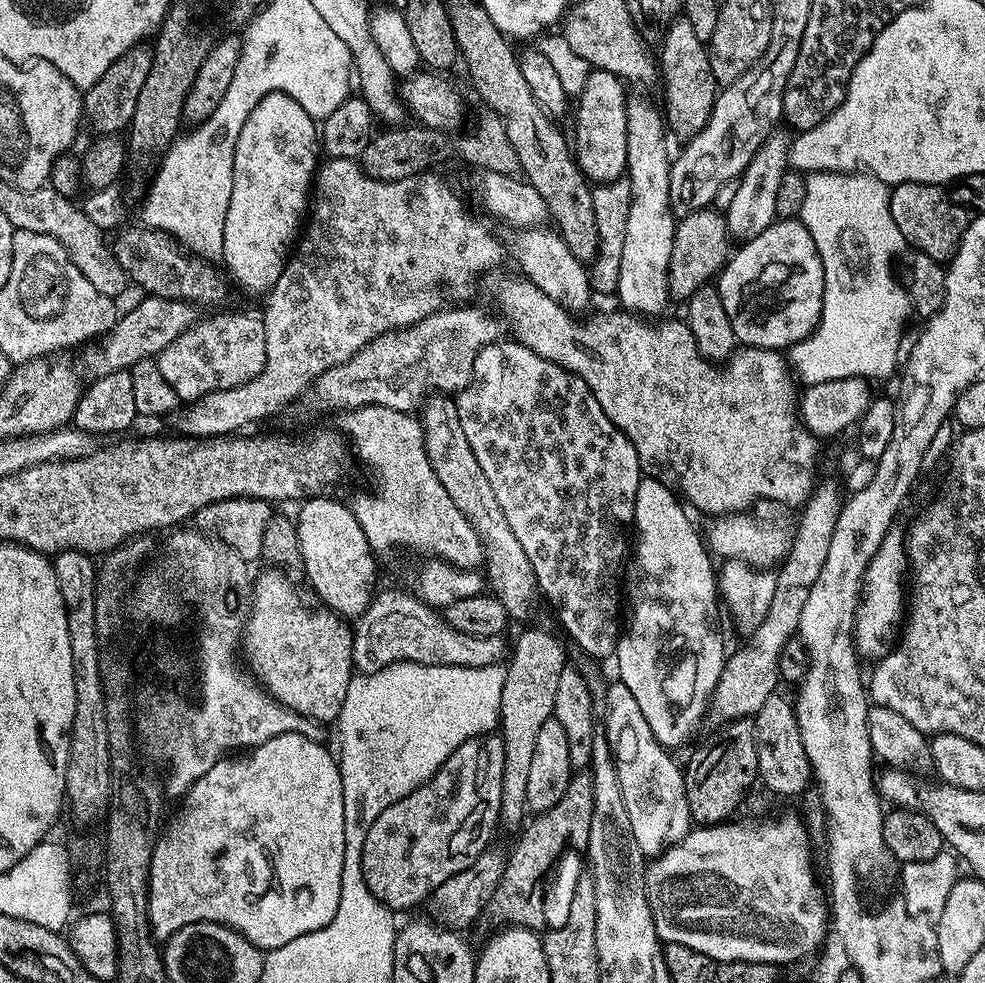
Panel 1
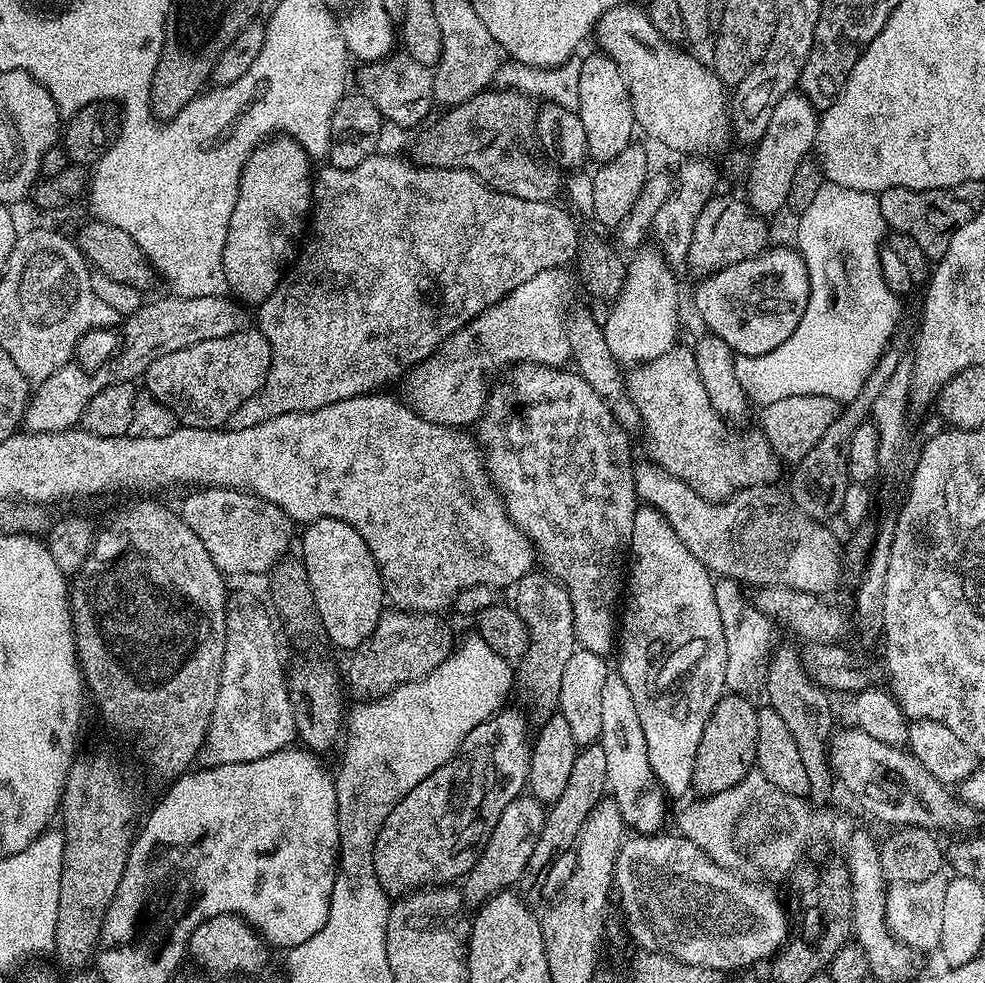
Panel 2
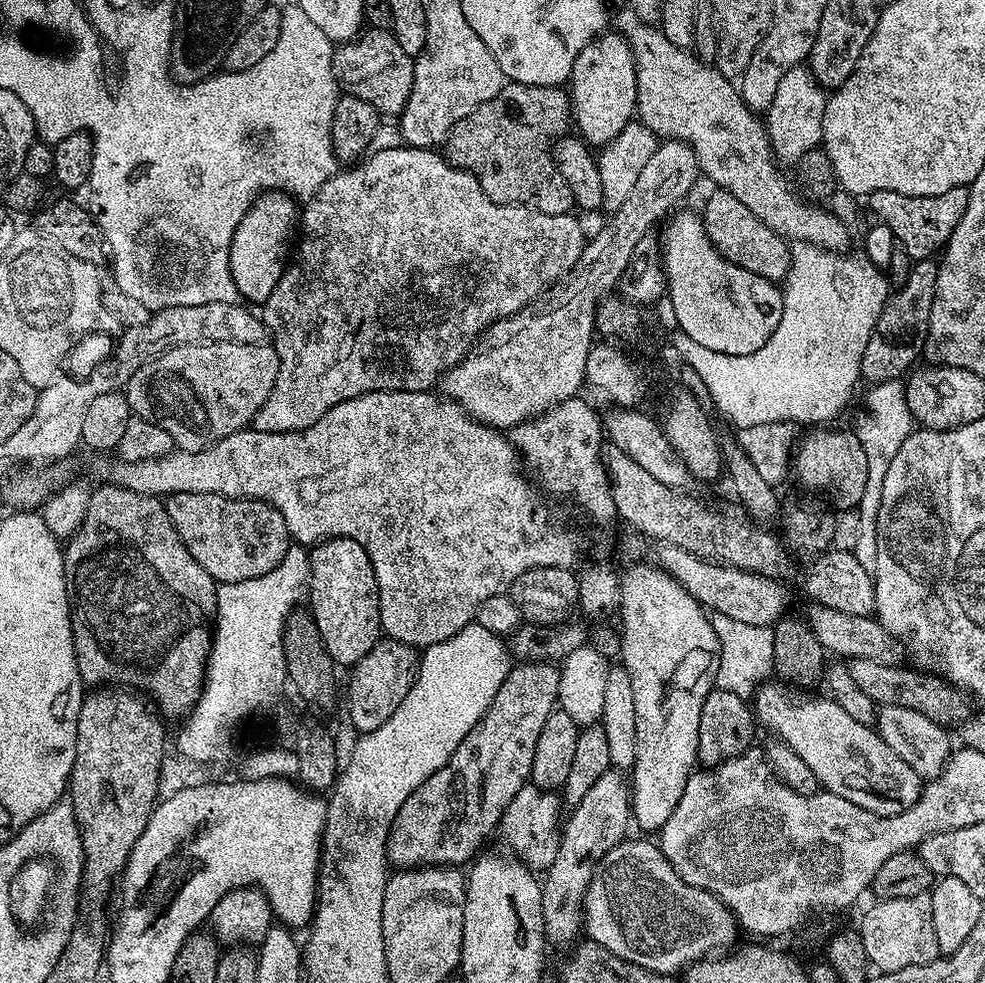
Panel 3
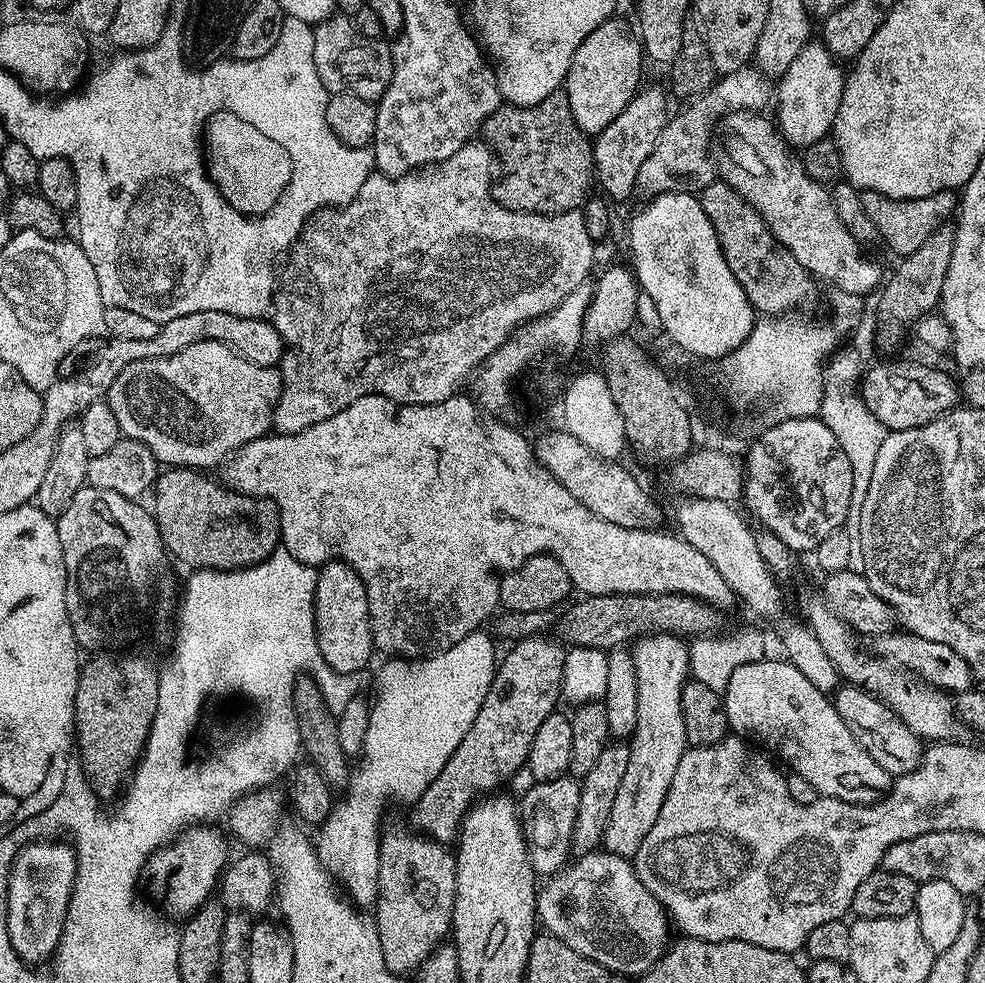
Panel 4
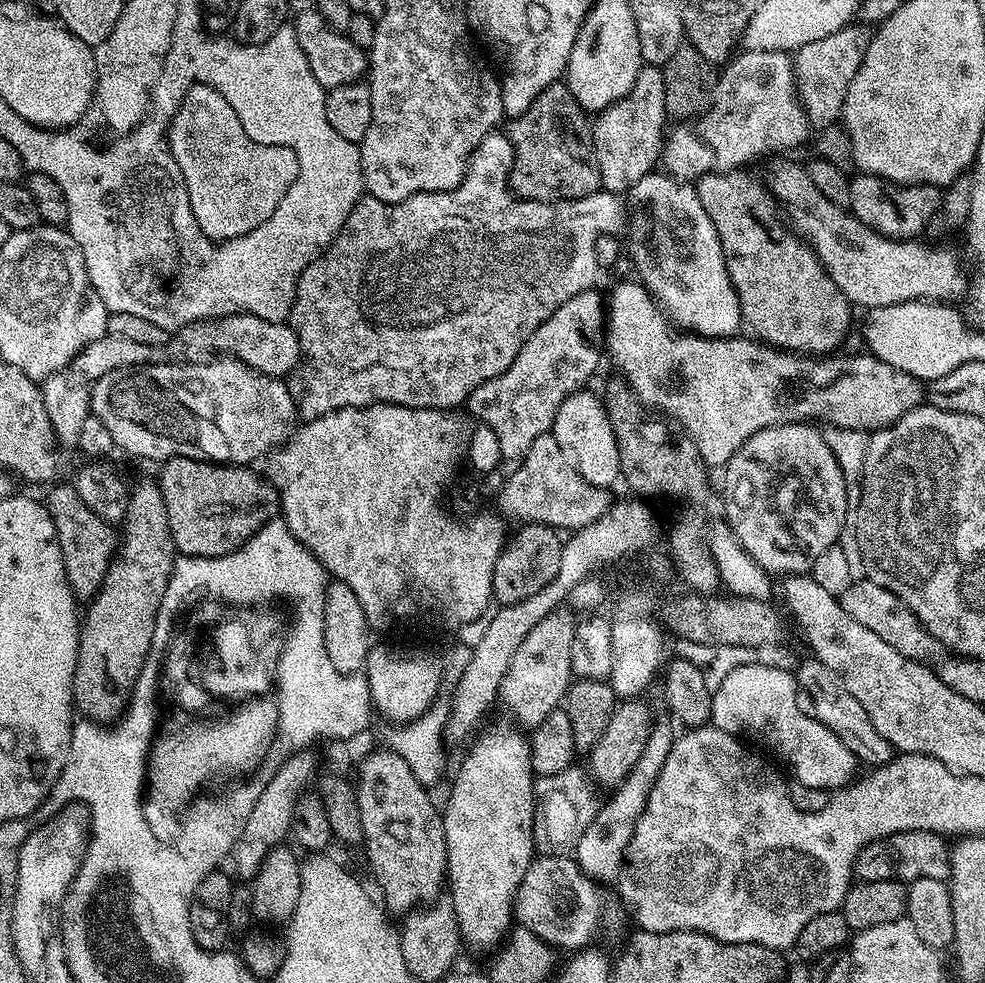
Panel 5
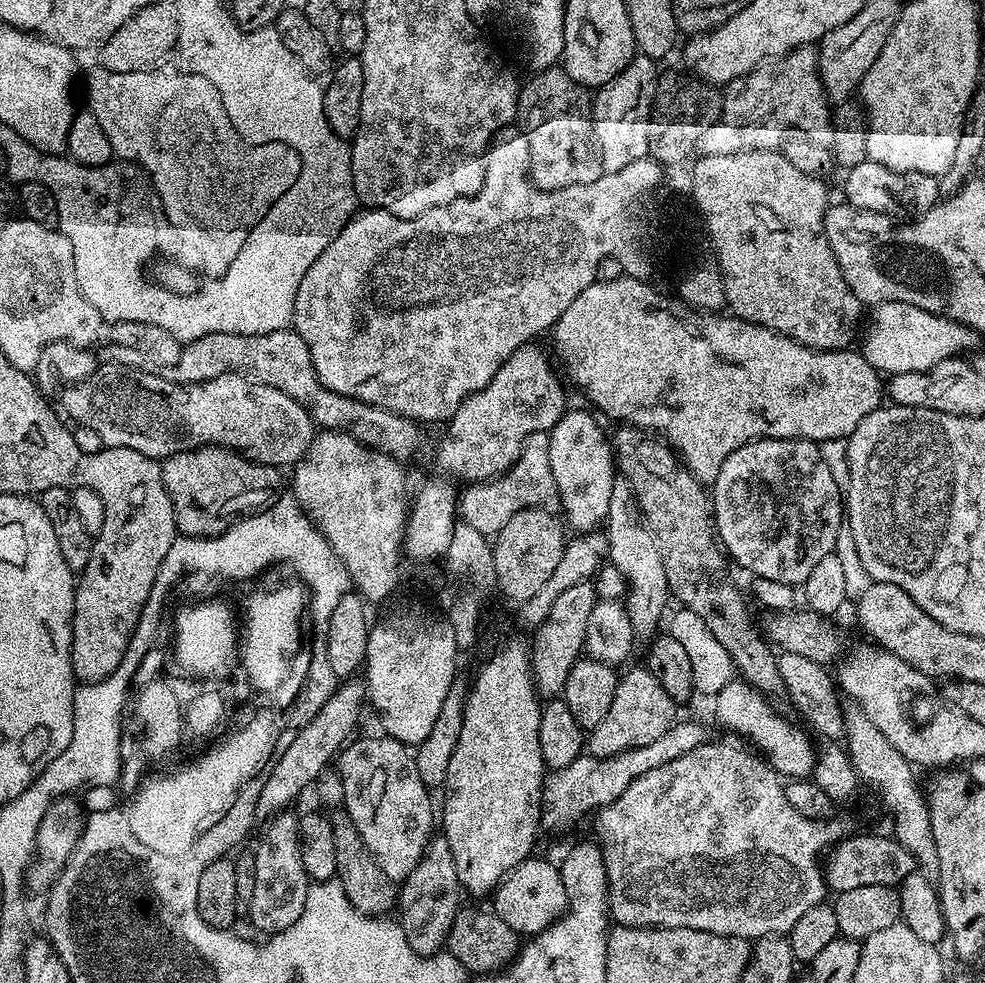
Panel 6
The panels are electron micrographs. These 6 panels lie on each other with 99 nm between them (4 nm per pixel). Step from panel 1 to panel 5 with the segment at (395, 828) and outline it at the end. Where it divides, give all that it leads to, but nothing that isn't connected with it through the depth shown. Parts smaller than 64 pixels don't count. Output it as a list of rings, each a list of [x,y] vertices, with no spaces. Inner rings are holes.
[[[558,607],[547,614],[515,650],[509,669],[502,678],[498,704],[499,707],[508,708],[509,714],[517,720],[513,721],[521,729],[531,730],[546,722],[548,715],[557,711],[567,697],[568,686],[574,679],[570,666],[570,646],[574,642],[577,623],[577,613],[571,607]]]

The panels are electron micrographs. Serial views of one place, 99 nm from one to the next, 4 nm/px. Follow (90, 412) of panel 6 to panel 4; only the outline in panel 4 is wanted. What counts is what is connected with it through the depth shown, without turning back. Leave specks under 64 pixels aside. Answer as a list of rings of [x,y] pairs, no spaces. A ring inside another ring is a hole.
[[[203,340],[202,342],[194,342],[194,346],[186,346],[186,350],[182,350],[178,354],[130,362],[120,371],[118,378],[114,378],[114,382],[108,387],[106,399],[110,410],[114,410],[114,418],[118,418],[118,426],[121,433],[129,440],[141,440],[156,455],[156,459],[161,465],[212,470],[208,468],[214,467],[213,469],[215,469],[217,465],[227,460],[237,448],[241,448],[246,442],[254,442],[254,438],[269,435],[272,428],[272,411],[276,409],[276,403],[280,397],[280,385],[279,367],[267,368],[266,366],[258,366],[254,362],[247,360],[246,357],[237,354],[227,344],[217,340]]]

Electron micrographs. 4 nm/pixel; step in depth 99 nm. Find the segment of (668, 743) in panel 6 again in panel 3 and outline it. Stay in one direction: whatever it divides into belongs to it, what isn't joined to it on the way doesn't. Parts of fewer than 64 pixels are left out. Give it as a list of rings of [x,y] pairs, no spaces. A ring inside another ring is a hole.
[[[525,782],[514,794],[510,806],[506,806],[504,816],[498,825],[498,836],[509,844],[511,855],[521,860],[533,874],[543,874],[558,858],[560,849],[560,833],[562,831],[562,800],[556,792],[548,792],[545,788]]]

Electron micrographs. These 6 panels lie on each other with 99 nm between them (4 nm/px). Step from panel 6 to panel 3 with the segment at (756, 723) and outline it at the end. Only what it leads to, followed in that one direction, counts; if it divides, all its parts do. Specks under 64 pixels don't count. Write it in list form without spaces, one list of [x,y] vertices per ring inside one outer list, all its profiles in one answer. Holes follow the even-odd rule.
[[[764,682],[755,691],[754,716],[759,727],[761,724],[762,727],[769,728],[775,739],[790,746],[790,750],[794,750],[794,754],[798,754],[798,758],[810,766],[817,785],[823,791],[838,794],[838,798],[846,798],[846,802],[854,802],[854,806],[862,806],[862,810],[870,810],[879,816],[902,814],[904,808],[918,802],[922,777],[910,770],[910,766],[906,766],[906,762],[902,762],[902,758],[898,758],[898,754],[894,754],[894,750],[882,742],[875,727],[858,722],[858,718],[850,718],[850,714],[846,714],[846,710],[842,710],[842,706],[838,706],[838,702],[831,698],[819,700],[812,696],[809,700],[804,700],[804,696],[803,691],[786,683]]]

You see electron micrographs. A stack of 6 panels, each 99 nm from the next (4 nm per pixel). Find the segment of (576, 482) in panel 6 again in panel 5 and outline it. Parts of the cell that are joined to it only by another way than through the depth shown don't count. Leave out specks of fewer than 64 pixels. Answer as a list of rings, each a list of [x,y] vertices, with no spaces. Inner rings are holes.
[[[581,390],[570,394],[562,406],[558,406],[558,414],[552,423],[551,435],[570,453],[576,469],[586,482],[596,488],[611,489],[615,480],[621,479],[618,462],[618,442],[614,438],[614,430],[610,426],[610,418],[604,409],[604,401],[589,390]]]

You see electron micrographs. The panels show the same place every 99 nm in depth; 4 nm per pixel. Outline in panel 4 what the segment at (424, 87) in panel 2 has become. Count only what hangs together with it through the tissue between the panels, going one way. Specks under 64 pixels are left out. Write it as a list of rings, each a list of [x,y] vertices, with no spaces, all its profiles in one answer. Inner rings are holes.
[[[333,14],[328,19],[313,27],[314,38],[314,67],[322,86],[330,94],[345,92],[354,94],[358,98],[366,98],[373,102],[379,101],[392,77],[392,50],[383,39],[371,40],[361,32],[357,32],[356,25],[347,15]]]

